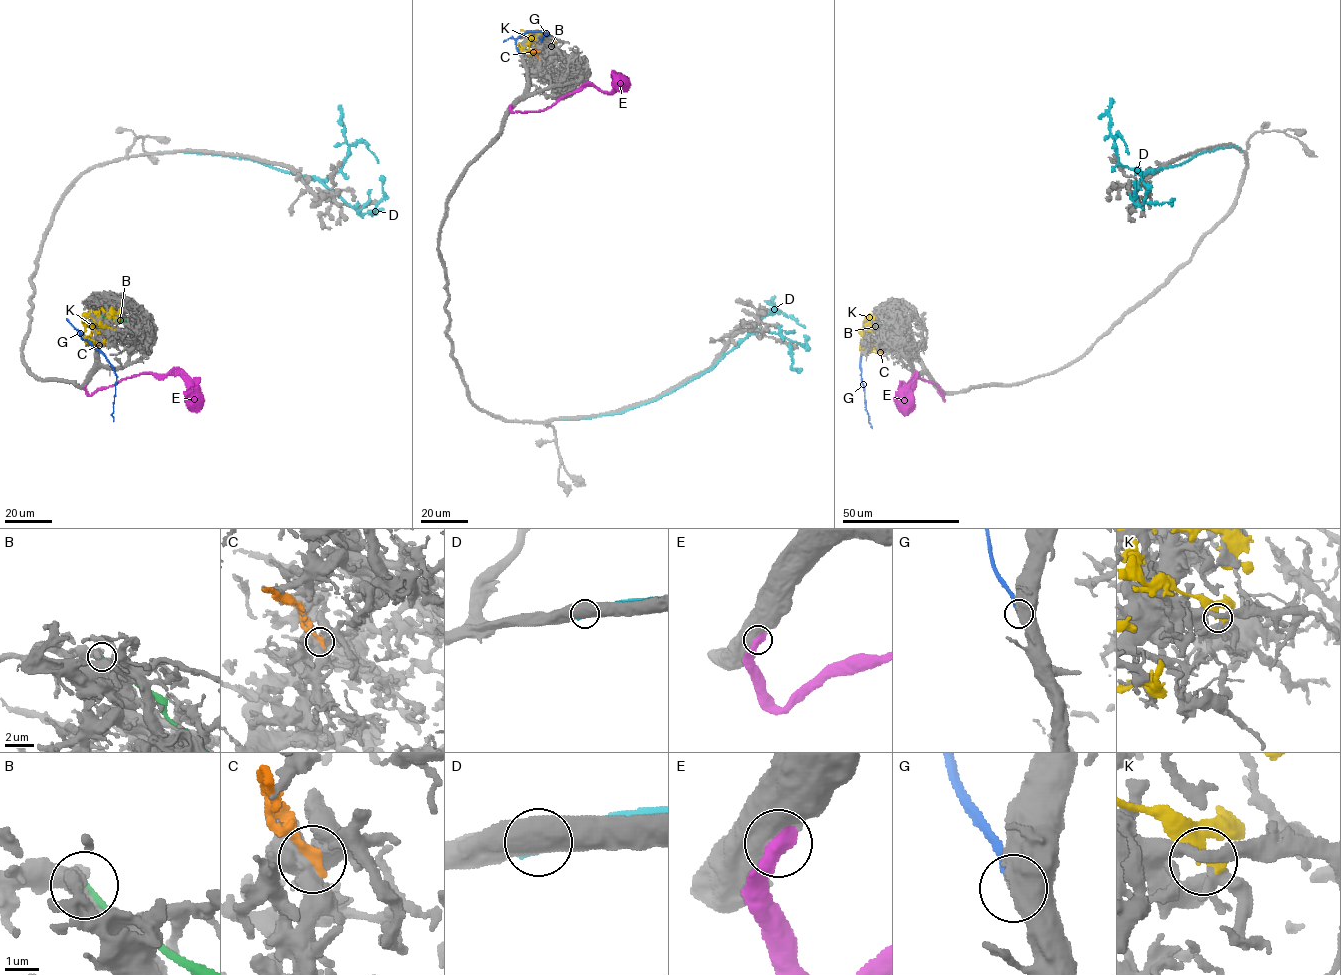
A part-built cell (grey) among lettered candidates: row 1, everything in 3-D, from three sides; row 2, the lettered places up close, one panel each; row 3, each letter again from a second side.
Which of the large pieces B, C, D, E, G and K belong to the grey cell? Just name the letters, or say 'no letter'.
E

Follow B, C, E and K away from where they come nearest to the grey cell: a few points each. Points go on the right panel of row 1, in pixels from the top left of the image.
B: (865, 323), (881, 326)
C: (888, 325), (881, 338), (880, 352)
E: (938, 390), (944, 401), (941, 390), (934, 383), (911, 378), (915, 378), (915, 382), (905, 415)
K: (866, 338), (860, 333), (862, 329), (873, 344), (885, 327)

